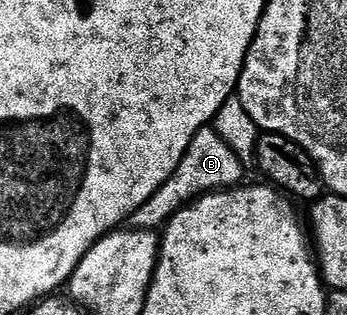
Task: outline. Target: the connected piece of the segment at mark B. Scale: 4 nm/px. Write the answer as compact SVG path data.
M207 127L196 131L192 143L188 143L188 151L184 151L184 159L172 171L172 175L159 187L156 195L148 199L136 210L132 218L135 229L148 229L158 231L165 226L174 214L182 210L191 201L203 197L206 193L217 193L224 189L233 189L243 184L244 176L248 169L242 165L240 157L232 147L220 137L213 127Z

